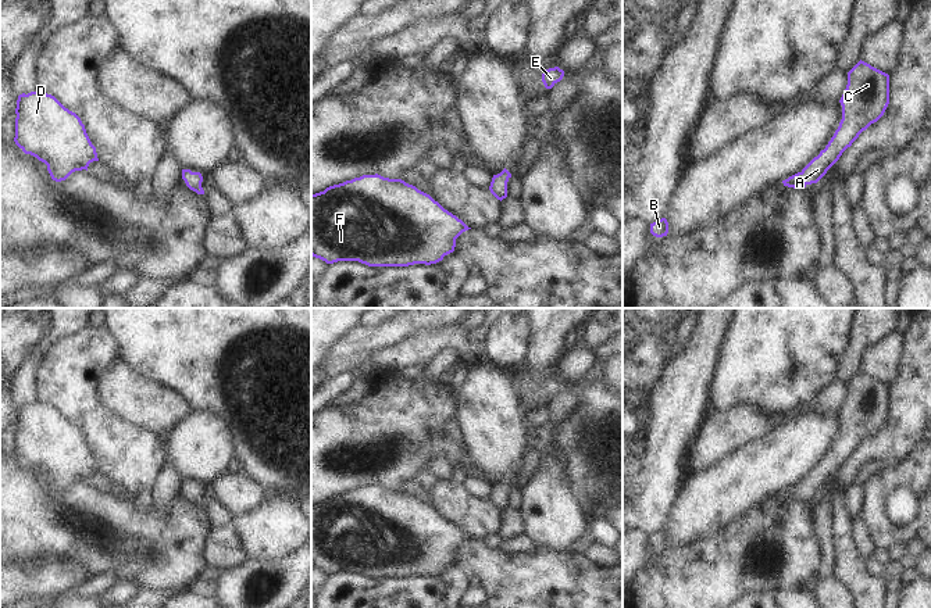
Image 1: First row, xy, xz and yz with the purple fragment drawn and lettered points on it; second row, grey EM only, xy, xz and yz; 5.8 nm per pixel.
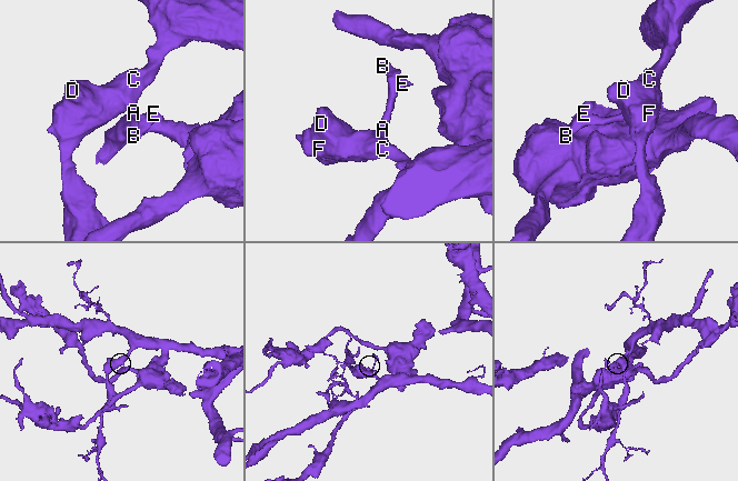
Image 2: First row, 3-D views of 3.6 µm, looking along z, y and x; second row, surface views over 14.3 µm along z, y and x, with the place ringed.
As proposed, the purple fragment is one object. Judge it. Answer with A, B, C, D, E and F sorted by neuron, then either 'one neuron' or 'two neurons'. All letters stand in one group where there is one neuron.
groups A B C D E F; one neuron

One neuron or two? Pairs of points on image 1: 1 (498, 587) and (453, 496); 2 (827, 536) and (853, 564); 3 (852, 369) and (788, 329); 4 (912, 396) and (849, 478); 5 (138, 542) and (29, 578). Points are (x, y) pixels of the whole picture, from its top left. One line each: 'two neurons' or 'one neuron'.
1: two neurons
2: two neurons
3: two neurons
4: one neuron
5: two neurons

